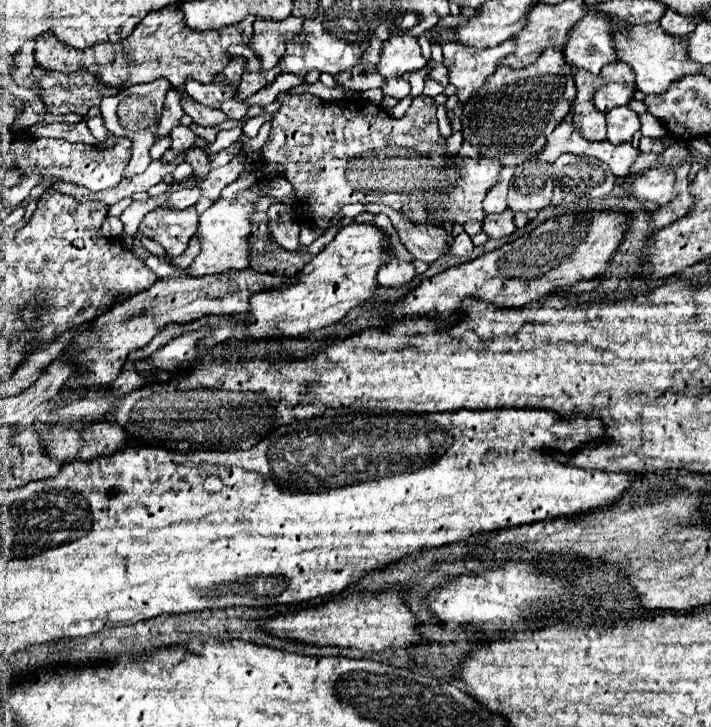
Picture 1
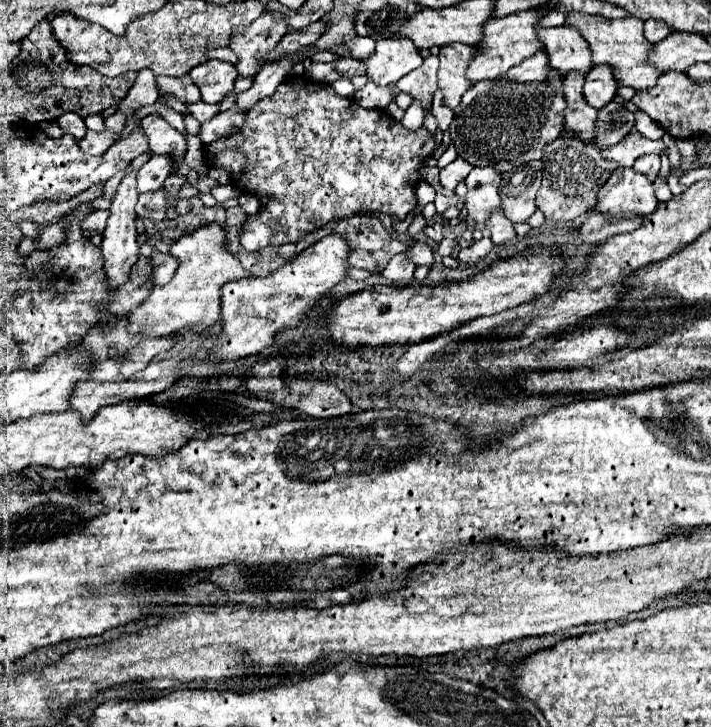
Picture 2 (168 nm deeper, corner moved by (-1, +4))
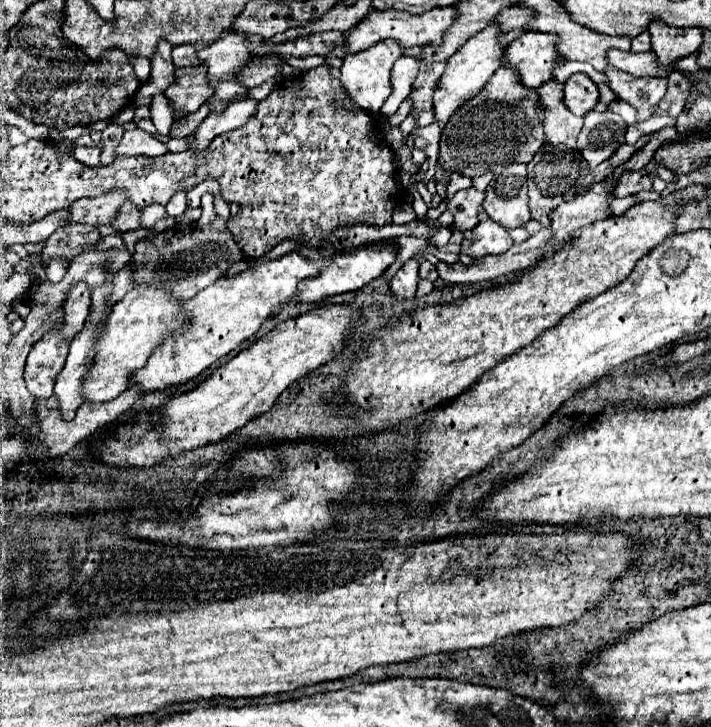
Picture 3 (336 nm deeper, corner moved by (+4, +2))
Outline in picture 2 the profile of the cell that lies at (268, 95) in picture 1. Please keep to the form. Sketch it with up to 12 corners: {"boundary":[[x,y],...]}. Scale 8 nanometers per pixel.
{"boundary":[[232,107],[202,123],[202,143],[234,135],[246,111]]}

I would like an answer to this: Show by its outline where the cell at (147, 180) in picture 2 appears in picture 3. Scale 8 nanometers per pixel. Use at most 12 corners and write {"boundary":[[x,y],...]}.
{"boundary":[[125,191],[81,199],[69,207],[67,223],[111,225]]}

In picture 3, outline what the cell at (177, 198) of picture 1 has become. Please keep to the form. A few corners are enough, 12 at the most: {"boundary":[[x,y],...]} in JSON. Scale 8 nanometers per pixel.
{"boundary":[[125,201],[119,207],[113,229],[117,233],[137,229],[141,211]]}

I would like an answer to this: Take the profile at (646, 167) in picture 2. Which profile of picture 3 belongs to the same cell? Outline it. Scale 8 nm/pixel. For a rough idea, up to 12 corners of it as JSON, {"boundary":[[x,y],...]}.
{"boundary":[[645,169],[627,171],[615,197],[653,189]]}

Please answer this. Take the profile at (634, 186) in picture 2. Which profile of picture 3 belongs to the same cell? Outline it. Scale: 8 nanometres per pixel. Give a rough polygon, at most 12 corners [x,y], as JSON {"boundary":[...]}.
{"boundary":[[611,179],[577,199],[559,205],[551,215],[555,237],[587,223],[607,219]]}

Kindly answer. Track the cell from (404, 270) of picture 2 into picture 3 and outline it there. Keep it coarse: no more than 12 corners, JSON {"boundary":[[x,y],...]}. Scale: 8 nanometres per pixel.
{"boundary":[[409,259],[391,279],[389,289],[399,299],[413,299],[419,263]]}

